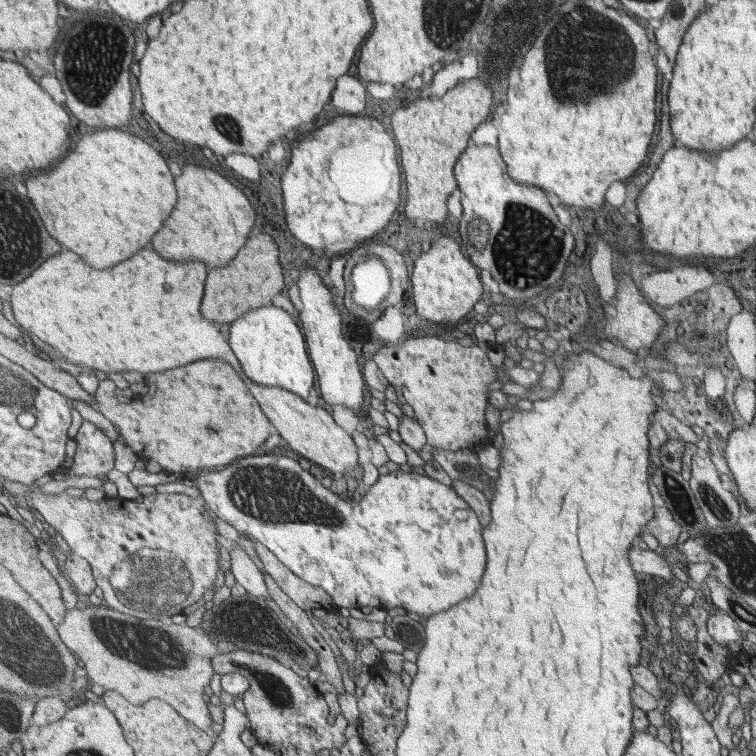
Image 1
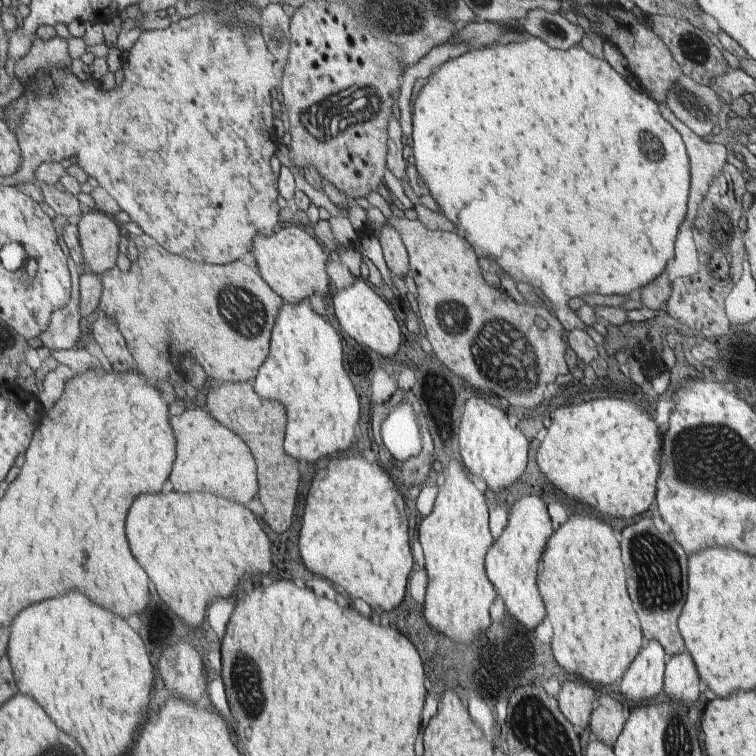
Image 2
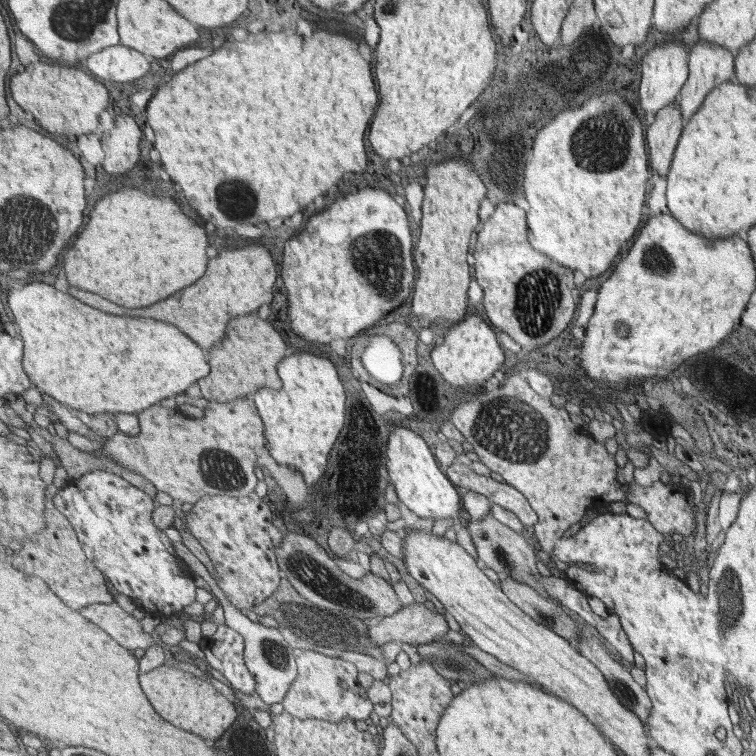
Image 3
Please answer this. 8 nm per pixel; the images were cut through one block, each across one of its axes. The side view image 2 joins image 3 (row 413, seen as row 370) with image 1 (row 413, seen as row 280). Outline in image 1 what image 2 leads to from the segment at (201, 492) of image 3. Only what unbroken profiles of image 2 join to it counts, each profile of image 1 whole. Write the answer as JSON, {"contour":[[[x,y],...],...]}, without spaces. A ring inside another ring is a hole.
{"contour":[[[225,359],[199,360],[185,368],[169,370],[163,374],[151,374],[143,386],[143,396],[138,401],[123,404],[117,398],[117,392],[108,387],[107,382],[101,382],[94,395],[99,411],[120,429],[124,441],[137,454],[151,459],[168,472],[203,472],[227,467],[239,459],[251,457],[261,449],[271,436],[275,425],[265,416],[263,408],[255,400],[249,386],[241,378],[241,374]]]}

